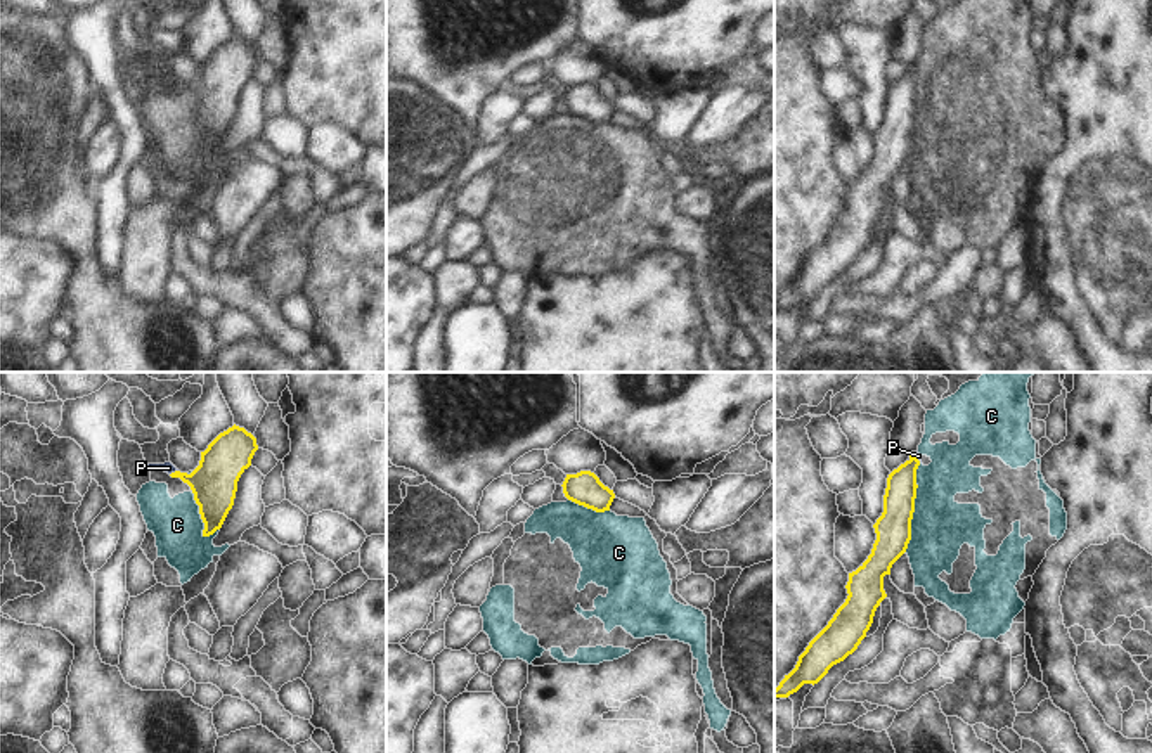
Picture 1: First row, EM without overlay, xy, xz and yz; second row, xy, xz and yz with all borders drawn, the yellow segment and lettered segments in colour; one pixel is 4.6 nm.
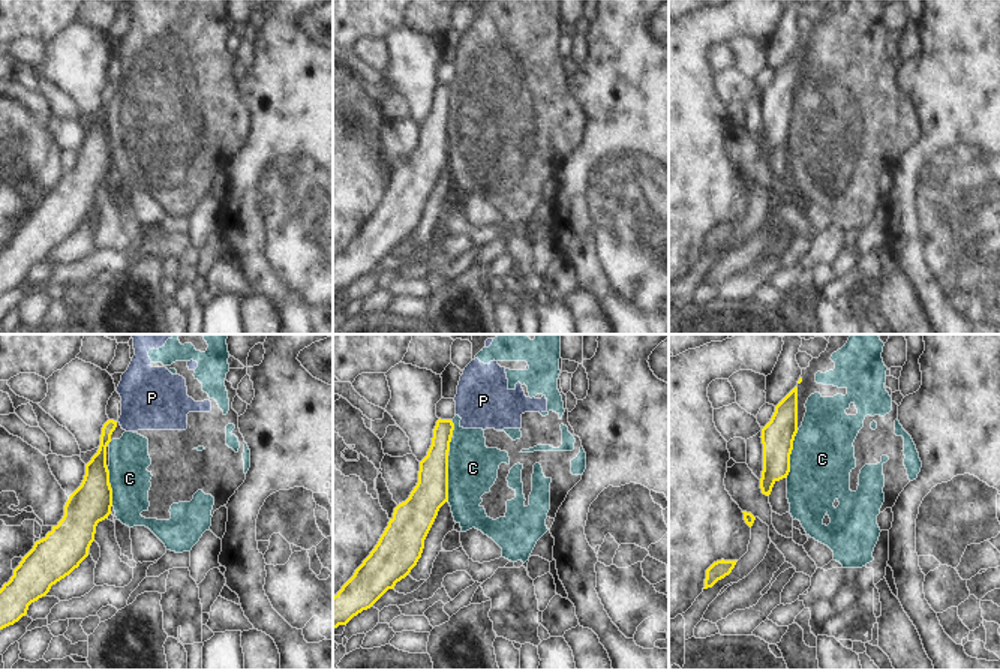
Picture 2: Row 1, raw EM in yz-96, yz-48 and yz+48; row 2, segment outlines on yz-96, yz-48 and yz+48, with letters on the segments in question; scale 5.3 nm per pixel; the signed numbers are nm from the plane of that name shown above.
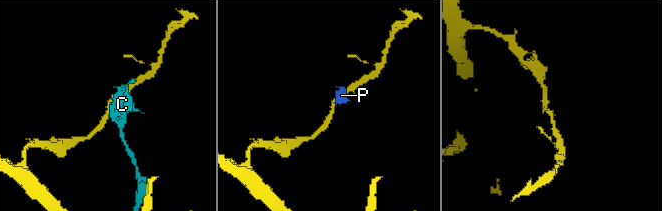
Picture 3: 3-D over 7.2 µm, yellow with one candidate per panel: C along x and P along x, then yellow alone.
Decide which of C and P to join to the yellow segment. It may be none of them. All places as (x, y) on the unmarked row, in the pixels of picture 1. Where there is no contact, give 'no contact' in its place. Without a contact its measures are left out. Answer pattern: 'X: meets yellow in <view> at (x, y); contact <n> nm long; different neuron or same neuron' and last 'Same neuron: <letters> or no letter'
C: meets yellow in yz at (913, 120); contact 420 nm long; different neuron
P: meets yellow in xy at (175, 83); contact 50 nm long; different neuron
Same neuron: no letter

